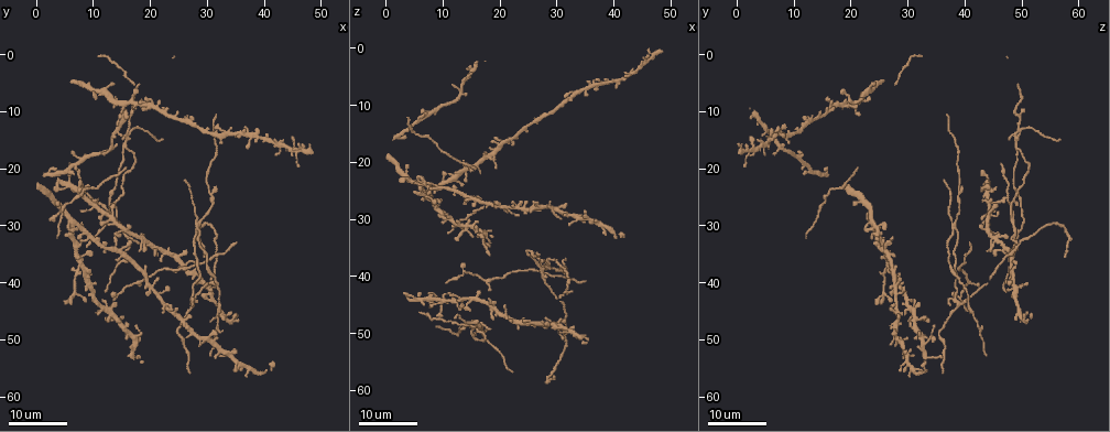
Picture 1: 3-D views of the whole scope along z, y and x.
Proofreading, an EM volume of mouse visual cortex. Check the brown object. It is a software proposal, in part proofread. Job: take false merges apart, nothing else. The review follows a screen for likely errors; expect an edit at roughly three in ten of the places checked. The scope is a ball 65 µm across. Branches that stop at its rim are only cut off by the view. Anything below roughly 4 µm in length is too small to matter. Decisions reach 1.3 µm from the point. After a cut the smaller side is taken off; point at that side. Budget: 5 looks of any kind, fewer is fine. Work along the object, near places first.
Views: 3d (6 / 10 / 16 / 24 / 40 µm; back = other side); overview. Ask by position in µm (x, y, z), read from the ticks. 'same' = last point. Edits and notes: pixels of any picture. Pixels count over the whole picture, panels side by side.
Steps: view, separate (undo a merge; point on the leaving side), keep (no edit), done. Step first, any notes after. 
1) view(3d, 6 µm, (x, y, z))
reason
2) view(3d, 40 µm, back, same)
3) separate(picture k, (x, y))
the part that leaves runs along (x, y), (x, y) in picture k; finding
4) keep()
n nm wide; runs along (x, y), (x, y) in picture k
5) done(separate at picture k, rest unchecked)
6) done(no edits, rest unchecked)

view(3d, 24 µm, (7.0, 37.5, 26.0))
four or more arms meet

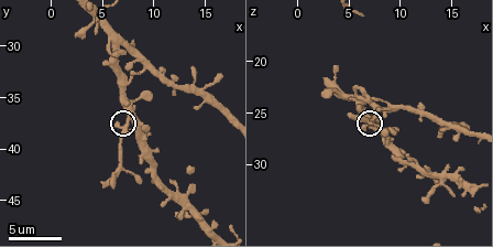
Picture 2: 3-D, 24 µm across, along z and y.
view(3d, 10 µm, same)

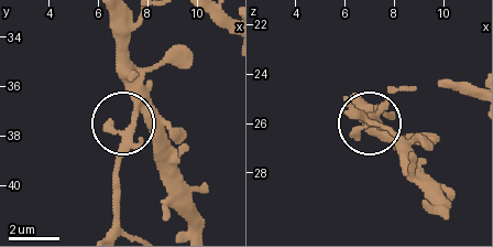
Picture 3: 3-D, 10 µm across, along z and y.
keep()
side arm 8 µm; continuous, no second cell

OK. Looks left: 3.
view(3d, 16 µm, (28.5, 31.0, 37.5))
three-way junction

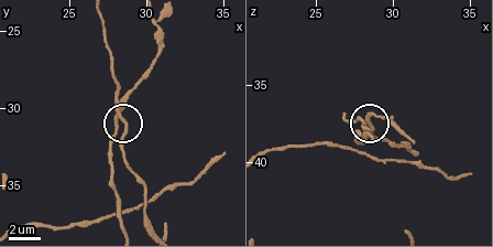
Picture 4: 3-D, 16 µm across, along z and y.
view(3d, 10 µm, same)
zoom in

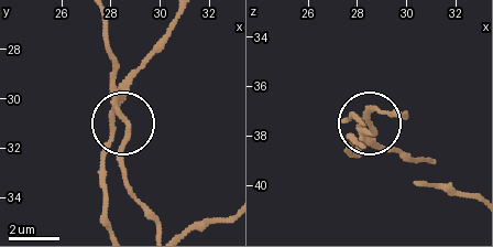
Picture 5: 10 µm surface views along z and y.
view(3d, 10 µm, back, same)

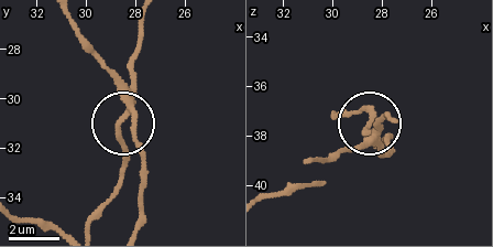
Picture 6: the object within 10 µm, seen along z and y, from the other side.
separate(picture 6, (133, 61))
side arm 23 µm; 3 arms; two cells meet here

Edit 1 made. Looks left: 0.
done(separate at picture 6, rest unchecked)

